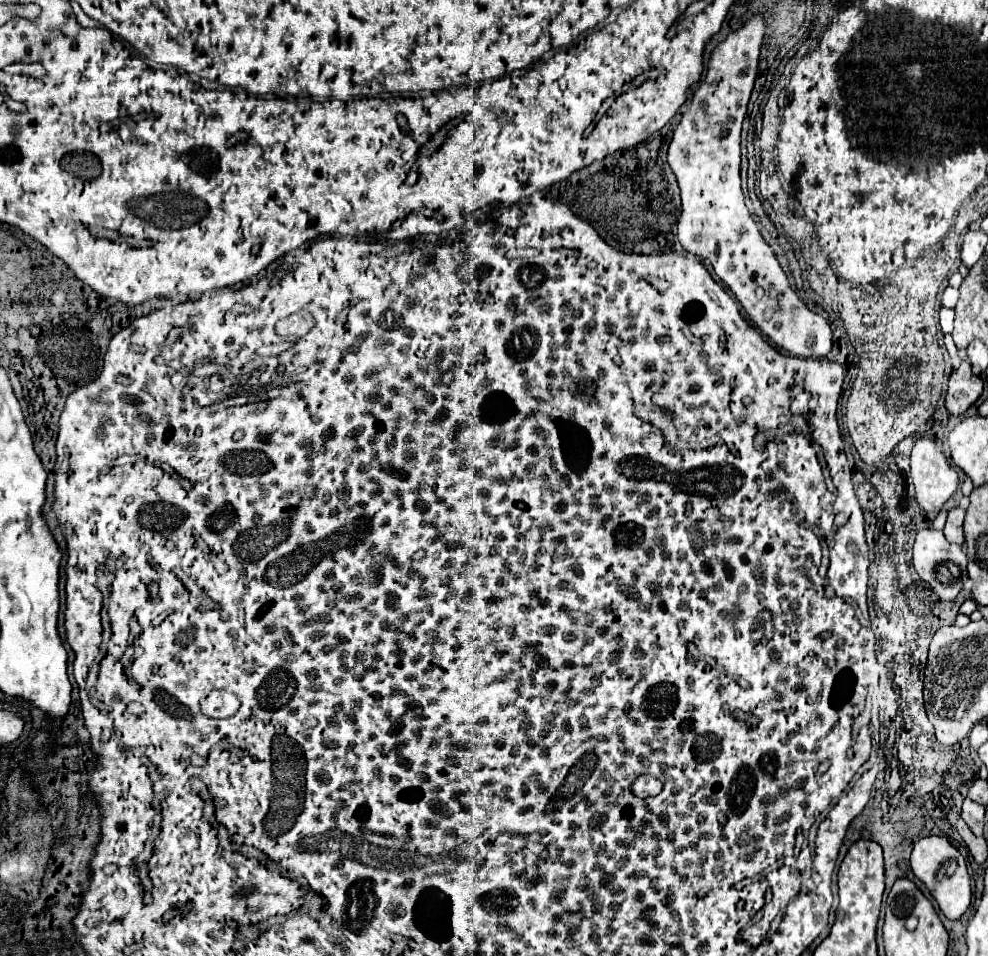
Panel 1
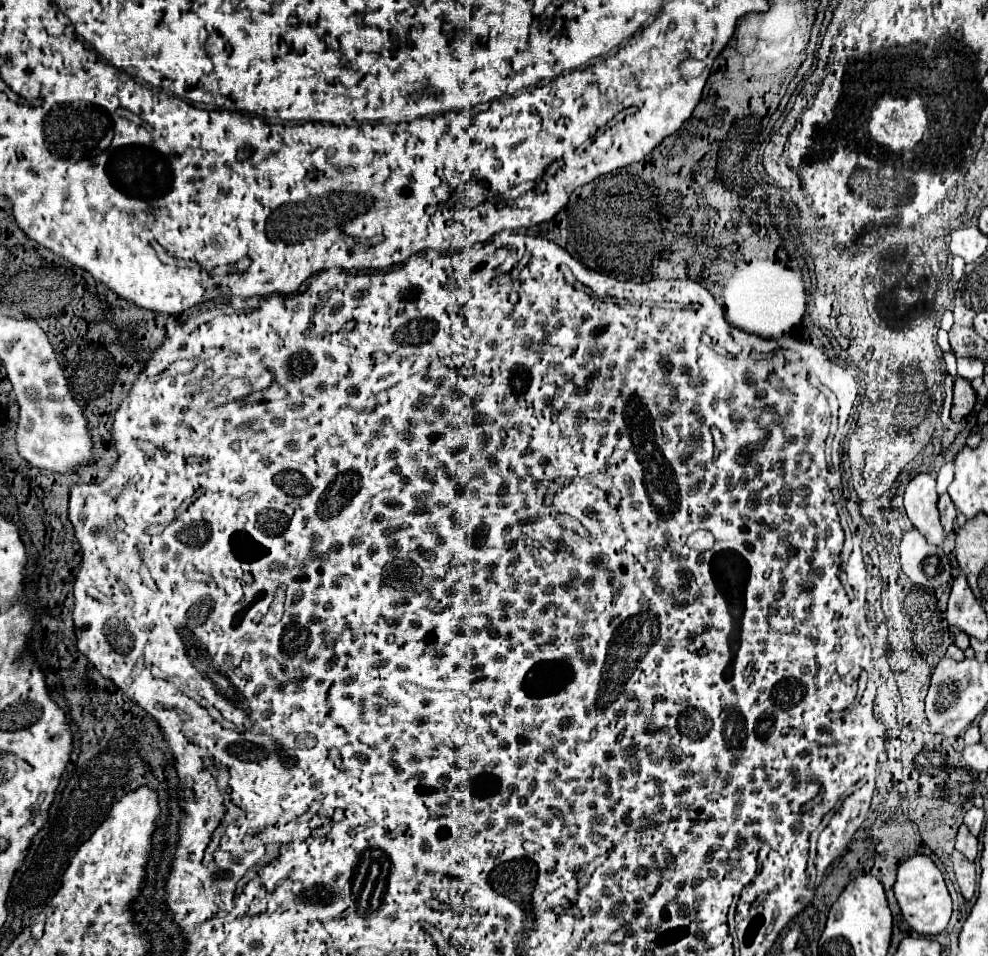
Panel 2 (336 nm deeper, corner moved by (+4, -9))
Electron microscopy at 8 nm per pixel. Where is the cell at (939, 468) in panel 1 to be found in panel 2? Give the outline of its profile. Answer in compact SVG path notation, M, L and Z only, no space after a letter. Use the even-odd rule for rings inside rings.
M917 474L905 488L905 510L913 526L927 538L927 542L939 546L945 532L939 524L935 478L931 474Z

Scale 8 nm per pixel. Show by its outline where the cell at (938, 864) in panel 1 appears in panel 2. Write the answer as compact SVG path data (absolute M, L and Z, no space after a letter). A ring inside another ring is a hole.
M917 854L917 856L909 858L907 862L903 862L897 870L897 882L895 882L893 890L895 890L895 898L901 906L901 914L903 914L905 922L915 932L925 934L925 936L935 936L947 928L951 912L953 912L951 896L949 896L941 870L935 866L935 862L929 856Z

